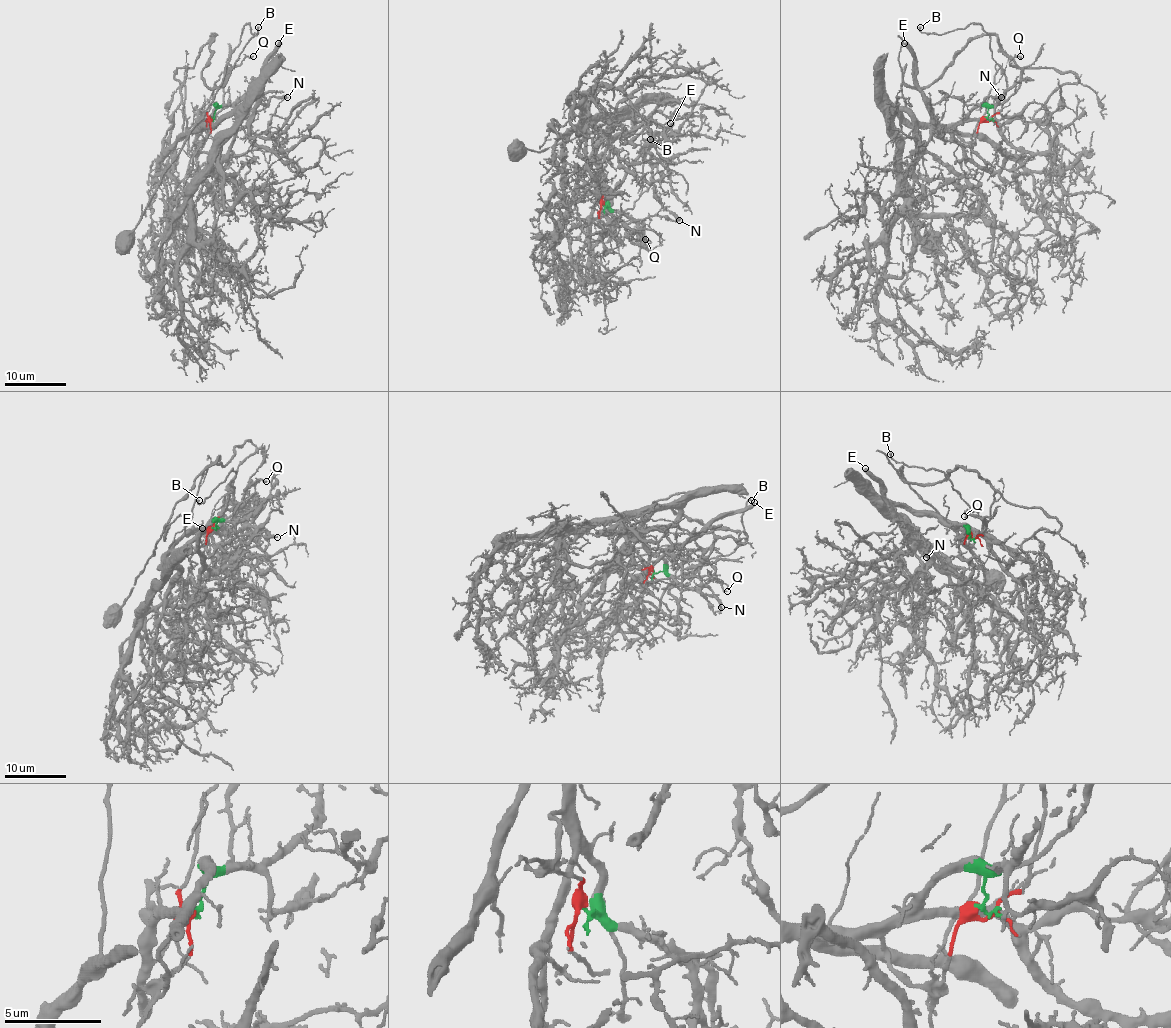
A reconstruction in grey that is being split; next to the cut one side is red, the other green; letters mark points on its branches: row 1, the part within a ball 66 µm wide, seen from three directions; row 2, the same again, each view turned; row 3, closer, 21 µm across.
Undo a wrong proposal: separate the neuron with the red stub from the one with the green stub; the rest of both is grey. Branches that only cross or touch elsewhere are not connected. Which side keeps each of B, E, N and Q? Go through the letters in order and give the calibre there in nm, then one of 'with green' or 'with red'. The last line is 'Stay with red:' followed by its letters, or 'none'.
B: calibre 200 nm; with red
E: calibre 480 nm; with green
N: calibre 280 nm; with green
Q: calibre 150 nm; with green
Stay with red: B

